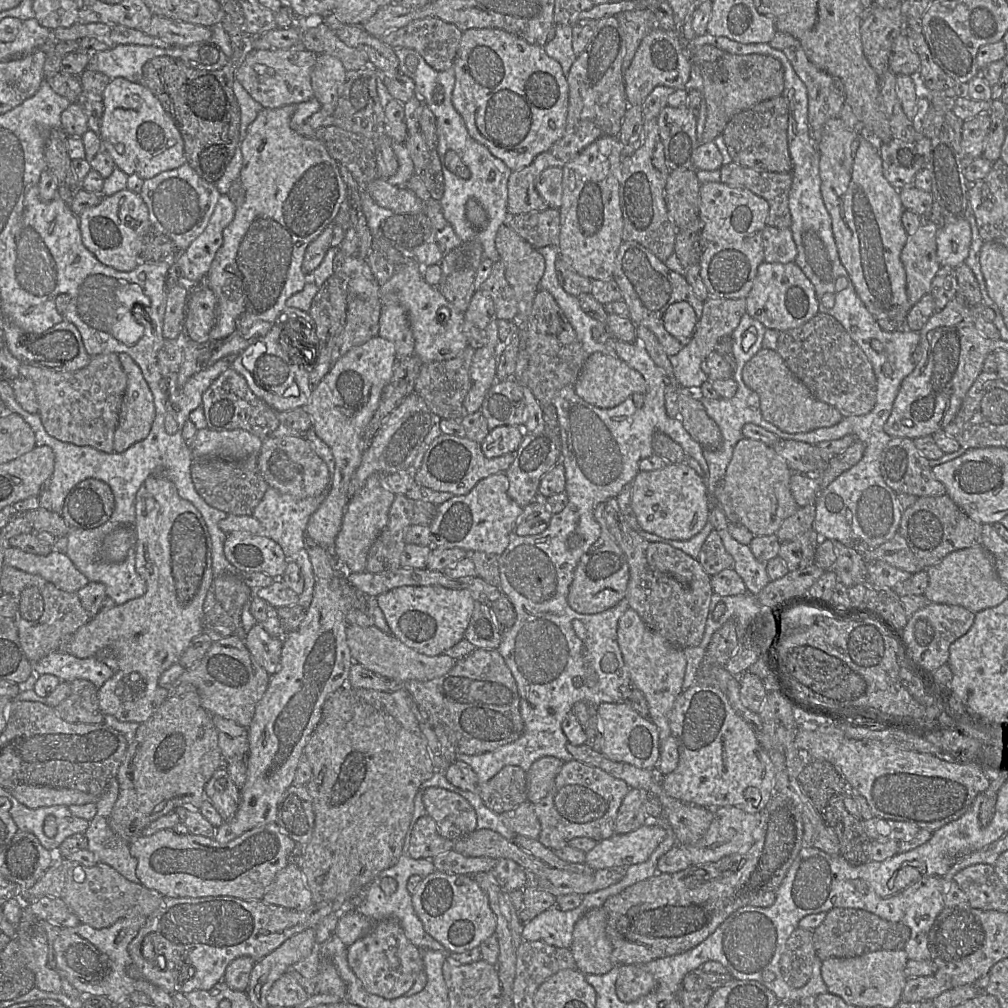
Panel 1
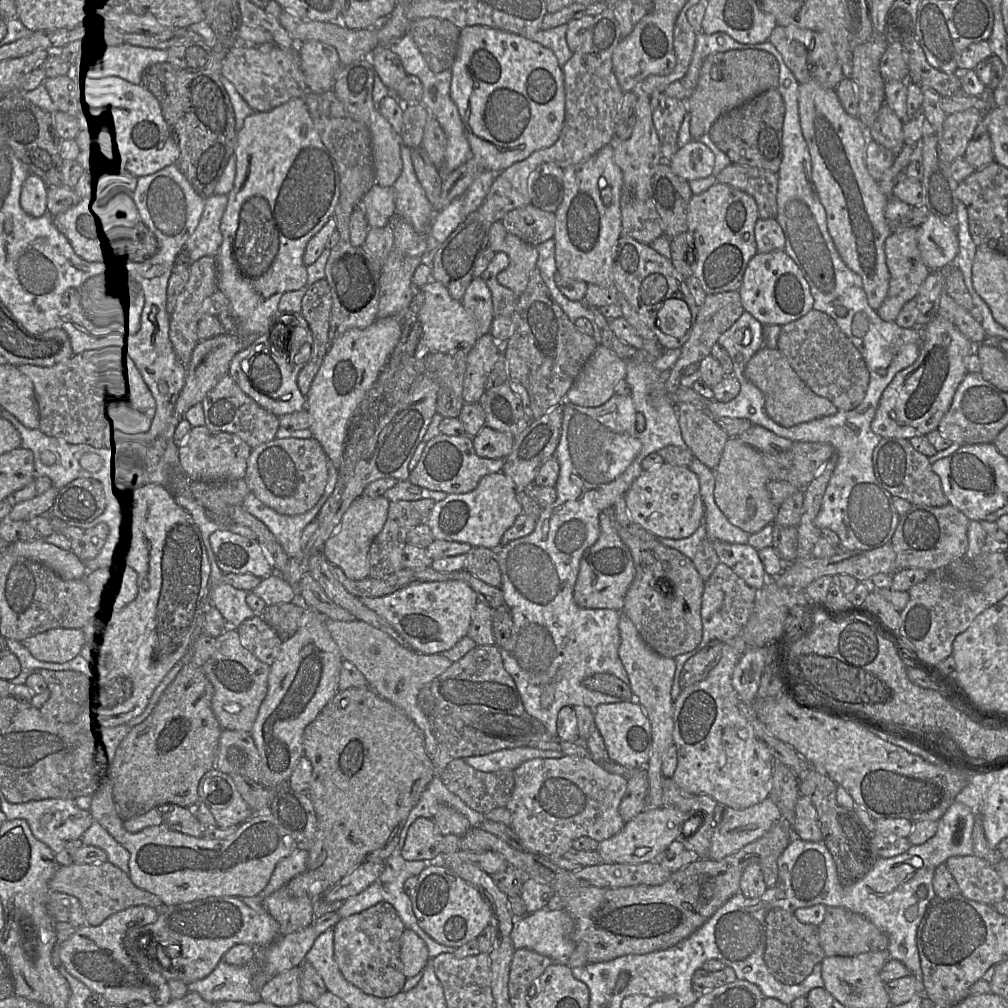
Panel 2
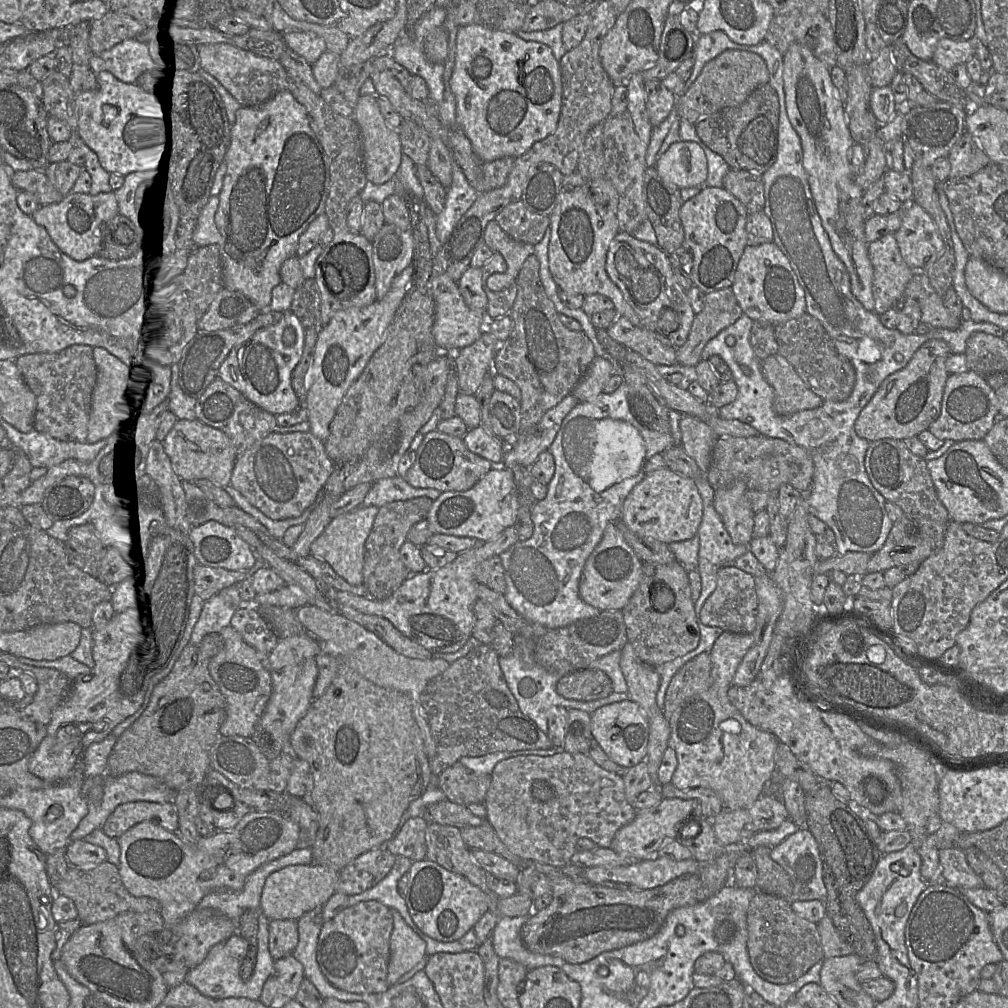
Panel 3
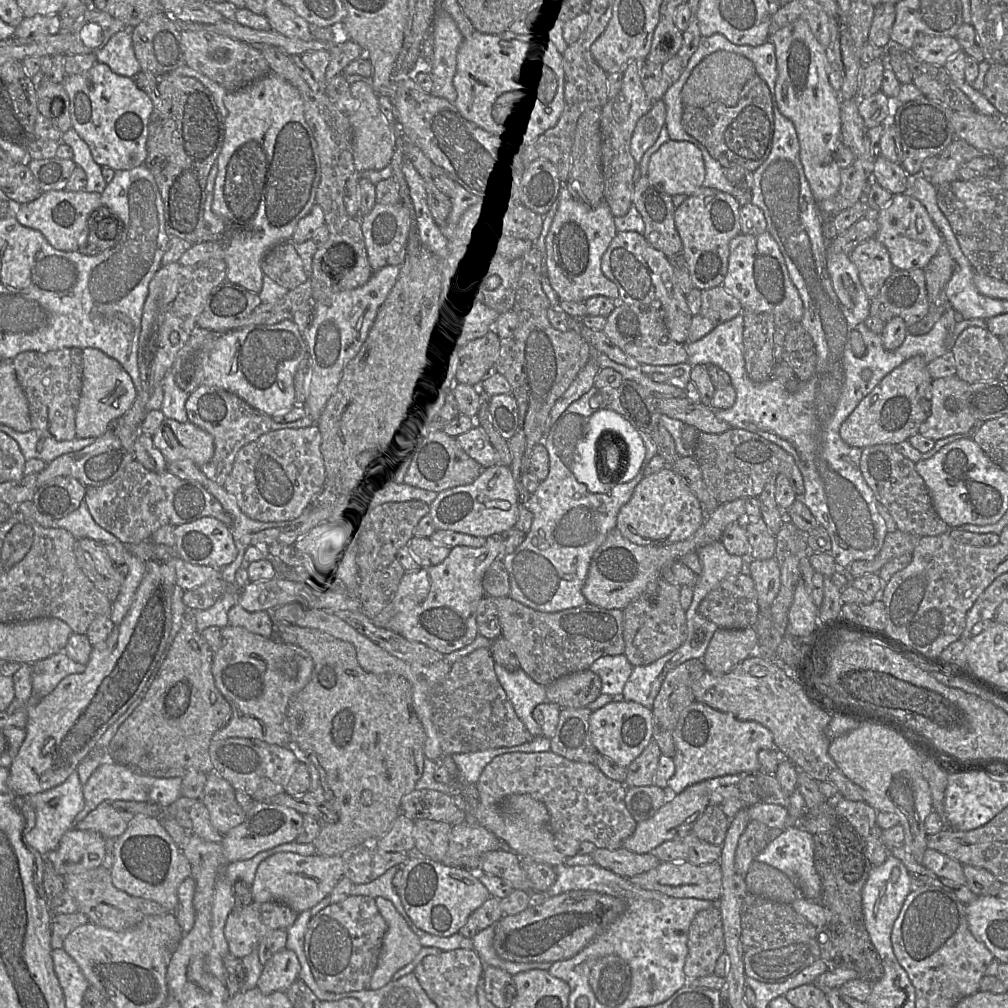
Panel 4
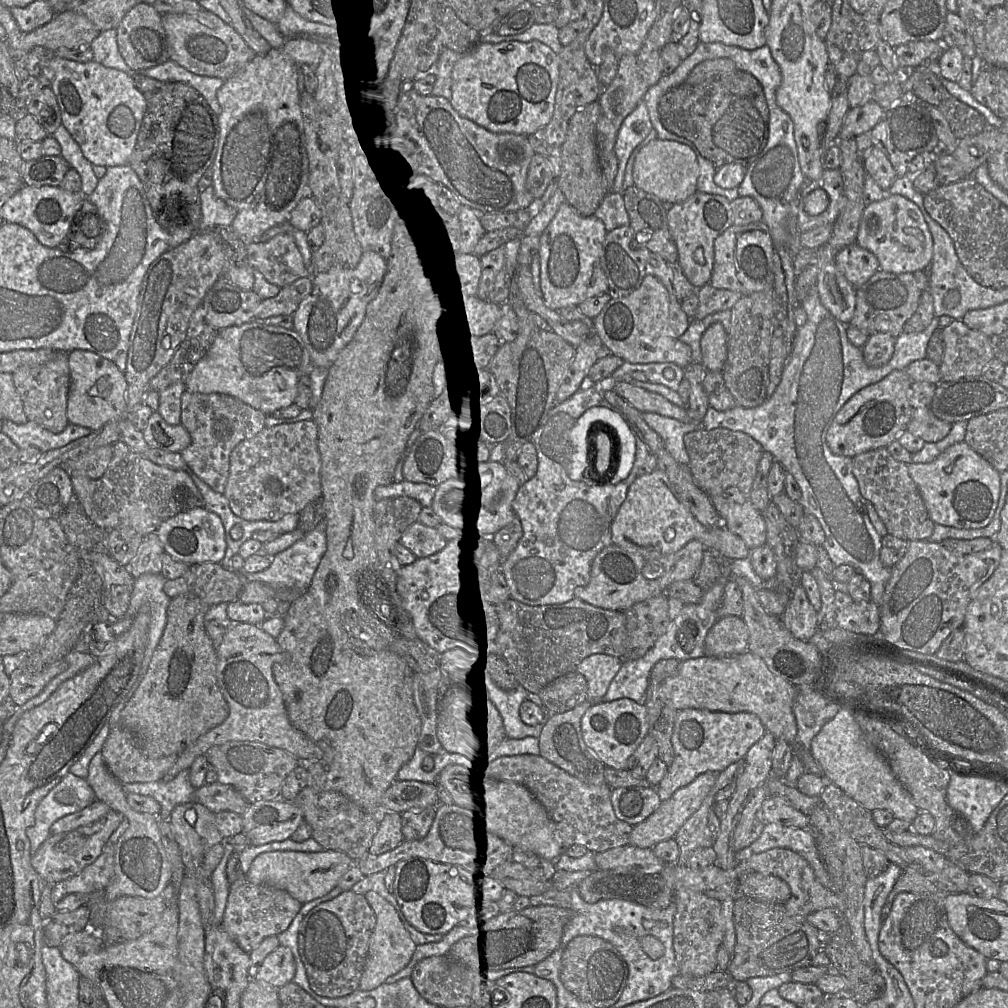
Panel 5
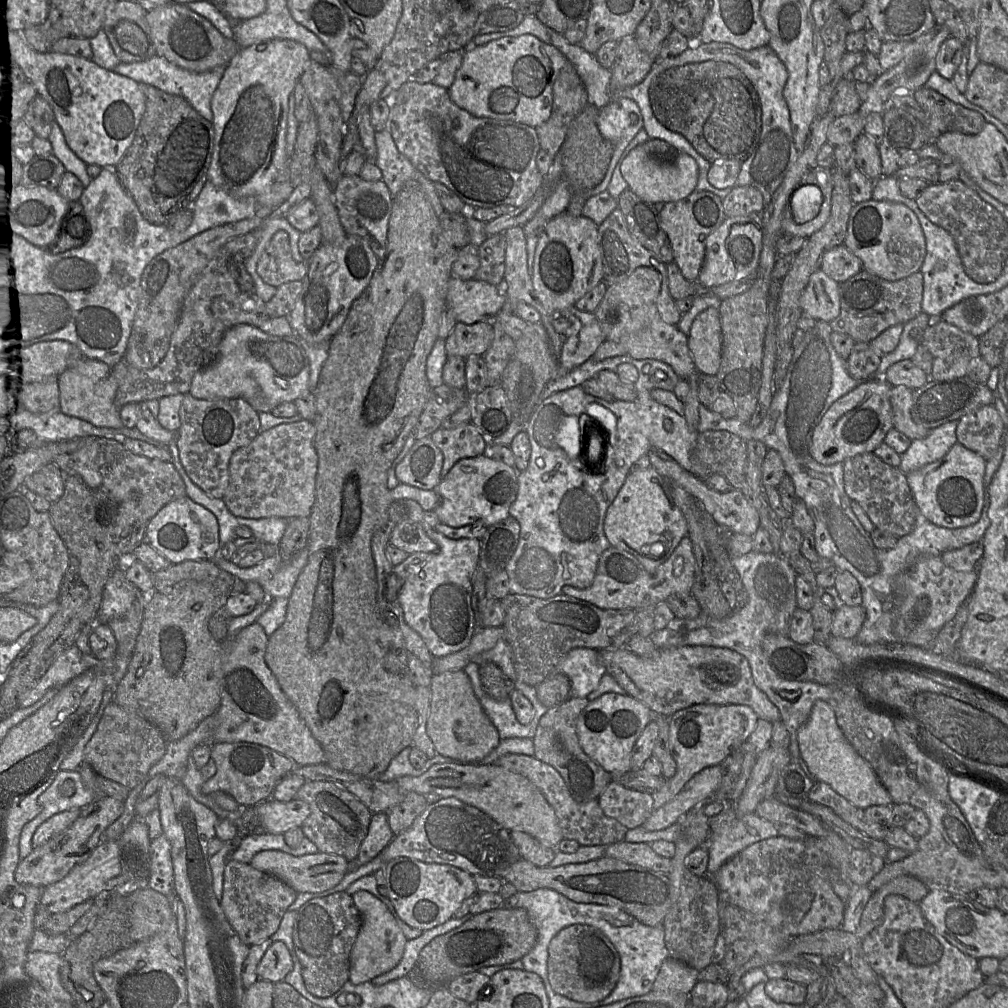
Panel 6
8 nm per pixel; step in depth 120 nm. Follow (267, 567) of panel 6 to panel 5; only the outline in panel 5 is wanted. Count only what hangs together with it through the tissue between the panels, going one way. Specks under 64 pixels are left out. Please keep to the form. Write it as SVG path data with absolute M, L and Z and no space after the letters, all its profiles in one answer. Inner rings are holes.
M323 521L292 546L272 556L271 564L266 570L256 573L241 571L239 574L245 581L259 581L279 590L303 592L310 586L315 571L326 552L326 548L326 524Z

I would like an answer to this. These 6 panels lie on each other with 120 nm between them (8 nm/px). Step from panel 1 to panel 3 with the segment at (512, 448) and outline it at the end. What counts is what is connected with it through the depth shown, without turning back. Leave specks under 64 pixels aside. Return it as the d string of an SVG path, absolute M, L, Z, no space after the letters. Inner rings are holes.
M482 426L469 429L462 437L466 447L474 454L500 466L506 452L506 442L489 434Z

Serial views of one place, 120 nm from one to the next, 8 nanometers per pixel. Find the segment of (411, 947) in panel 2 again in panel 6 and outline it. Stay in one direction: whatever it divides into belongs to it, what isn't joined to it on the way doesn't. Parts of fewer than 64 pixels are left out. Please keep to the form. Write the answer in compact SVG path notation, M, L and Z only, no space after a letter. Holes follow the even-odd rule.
M358 891L352 898L360 912L362 924L350 954L349 980L358 985L371 982L375 977L395 968L404 954L408 939L386 905L370 892Z

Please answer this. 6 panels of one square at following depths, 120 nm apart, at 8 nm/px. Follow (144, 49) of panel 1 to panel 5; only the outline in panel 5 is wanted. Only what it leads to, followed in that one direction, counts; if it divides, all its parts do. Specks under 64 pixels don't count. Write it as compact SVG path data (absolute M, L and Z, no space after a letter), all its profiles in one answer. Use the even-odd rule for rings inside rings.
M116 28L99 33L91 42L93 60L108 68L114 68L130 73L132 70L123 59L117 44Z

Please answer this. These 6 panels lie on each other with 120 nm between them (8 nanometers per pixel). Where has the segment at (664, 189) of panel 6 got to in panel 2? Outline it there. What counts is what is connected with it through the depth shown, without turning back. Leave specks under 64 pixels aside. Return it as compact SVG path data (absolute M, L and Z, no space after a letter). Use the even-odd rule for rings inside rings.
M691 141L679 148L668 165L687 182L712 175L715 163L713 152L699 141Z

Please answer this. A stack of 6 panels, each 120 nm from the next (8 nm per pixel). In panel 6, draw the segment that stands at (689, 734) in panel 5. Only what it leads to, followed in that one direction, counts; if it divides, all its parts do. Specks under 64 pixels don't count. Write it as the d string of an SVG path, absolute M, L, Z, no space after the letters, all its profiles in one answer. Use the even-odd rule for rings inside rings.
M695 704L672 714L669 720L669 749L676 762L676 773L652 794L656 810L672 800L683 786L702 769L720 765L730 752L747 741L759 717L747 705Z

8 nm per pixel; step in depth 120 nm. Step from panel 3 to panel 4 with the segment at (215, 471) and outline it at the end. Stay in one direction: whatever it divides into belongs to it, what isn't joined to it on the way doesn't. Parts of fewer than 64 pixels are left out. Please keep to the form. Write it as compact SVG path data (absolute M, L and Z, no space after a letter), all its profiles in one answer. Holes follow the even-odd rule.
M164 419L152 435L152 440L167 462L191 460L200 468L214 455L211 434L189 421L180 423L174 419Z

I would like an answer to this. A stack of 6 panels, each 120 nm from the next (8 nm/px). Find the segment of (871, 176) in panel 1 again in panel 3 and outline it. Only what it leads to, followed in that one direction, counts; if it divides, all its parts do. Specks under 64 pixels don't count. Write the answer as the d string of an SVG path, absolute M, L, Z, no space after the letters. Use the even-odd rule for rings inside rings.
M797 43L791 44L783 54L783 87L786 111L801 139L803 167L822 226L849 273L852 294L866 310L874 312L874 270L865 237L868 217L861 204L864 190L855 183L855 172L848 159L848 151L855 142L848 127L844 103L836 94L829 68L807 47Z

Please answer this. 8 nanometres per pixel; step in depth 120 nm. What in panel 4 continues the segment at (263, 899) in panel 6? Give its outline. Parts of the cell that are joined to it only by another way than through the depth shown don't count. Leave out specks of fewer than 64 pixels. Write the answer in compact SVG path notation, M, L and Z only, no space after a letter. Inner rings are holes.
M253 901L244 907L235 906L224 927L229 954L243 959L257 949L261 939L271 931L290 928L298 914L278 901Z

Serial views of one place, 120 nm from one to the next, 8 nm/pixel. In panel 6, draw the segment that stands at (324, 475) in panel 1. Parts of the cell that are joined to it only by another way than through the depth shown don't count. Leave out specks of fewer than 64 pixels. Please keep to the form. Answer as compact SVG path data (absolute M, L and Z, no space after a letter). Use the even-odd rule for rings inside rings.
M298 420L261 431L250 444L237 449L229 462L229 486L222 498L231 514L247 519L276 517L290 520L310 516L315 502L318 472L315 436L313 421Z

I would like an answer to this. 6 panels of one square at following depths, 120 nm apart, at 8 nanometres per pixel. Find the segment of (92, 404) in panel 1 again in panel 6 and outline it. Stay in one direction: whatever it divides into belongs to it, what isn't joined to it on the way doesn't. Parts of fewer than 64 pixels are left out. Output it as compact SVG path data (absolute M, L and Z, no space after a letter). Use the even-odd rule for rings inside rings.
M58 376L39 381L9 380L9 388L20 407L28 412L42 415L60 410Z

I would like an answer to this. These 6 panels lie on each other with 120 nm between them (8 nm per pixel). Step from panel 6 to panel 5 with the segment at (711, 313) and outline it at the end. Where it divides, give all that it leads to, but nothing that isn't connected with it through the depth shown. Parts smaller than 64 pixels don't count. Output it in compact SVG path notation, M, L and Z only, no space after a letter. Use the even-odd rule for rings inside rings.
M720 323L711 324L701 341L701 364L707 371L722 372L727 356L727 333Z

